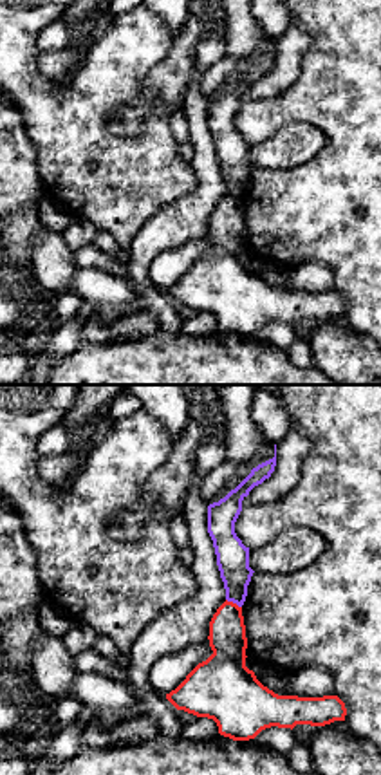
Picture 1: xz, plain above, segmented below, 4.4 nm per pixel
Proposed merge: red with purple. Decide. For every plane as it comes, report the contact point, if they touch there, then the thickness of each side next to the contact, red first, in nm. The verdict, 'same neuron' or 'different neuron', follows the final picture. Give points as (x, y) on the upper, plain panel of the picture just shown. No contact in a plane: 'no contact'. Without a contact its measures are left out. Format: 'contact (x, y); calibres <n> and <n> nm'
contact (232, 197); calibres 160 and 140 nm

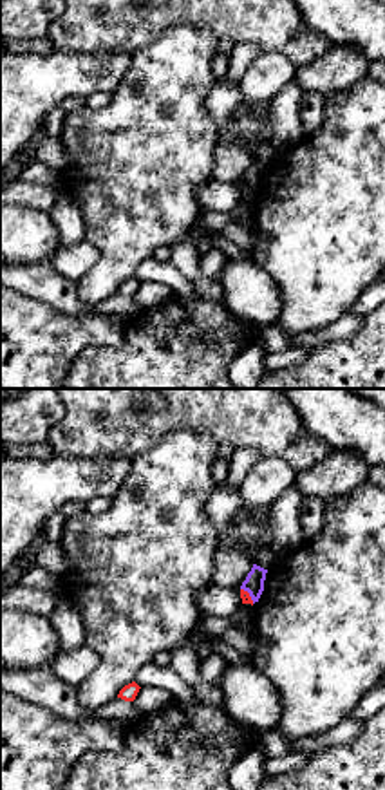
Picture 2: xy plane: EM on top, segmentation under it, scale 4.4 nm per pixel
contact (248, 190); calibres 50 and 90 nm

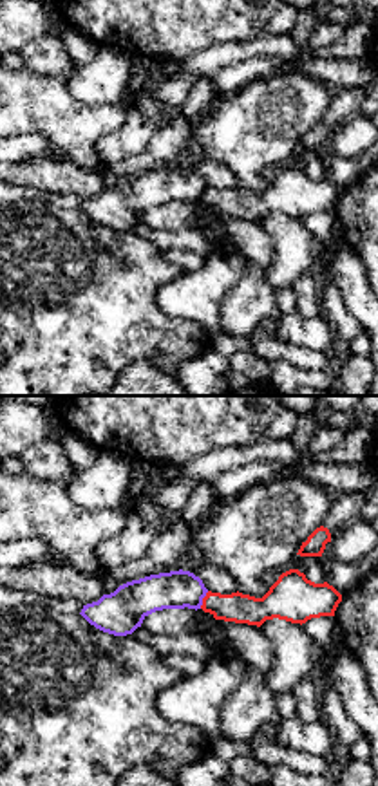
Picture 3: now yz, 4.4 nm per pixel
contact (203, 196); calibres 130 and 170 nm

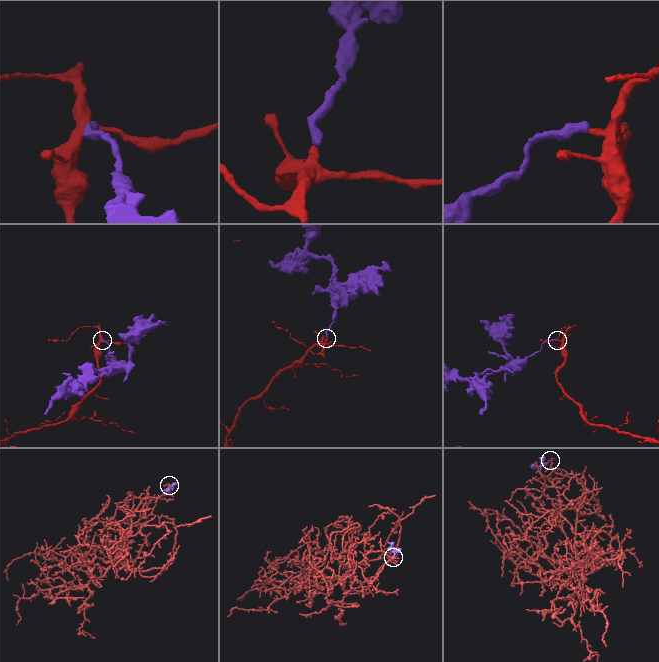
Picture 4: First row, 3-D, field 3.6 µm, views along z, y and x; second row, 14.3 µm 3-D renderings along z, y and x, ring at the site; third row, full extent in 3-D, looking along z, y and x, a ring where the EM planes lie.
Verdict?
different neuron

